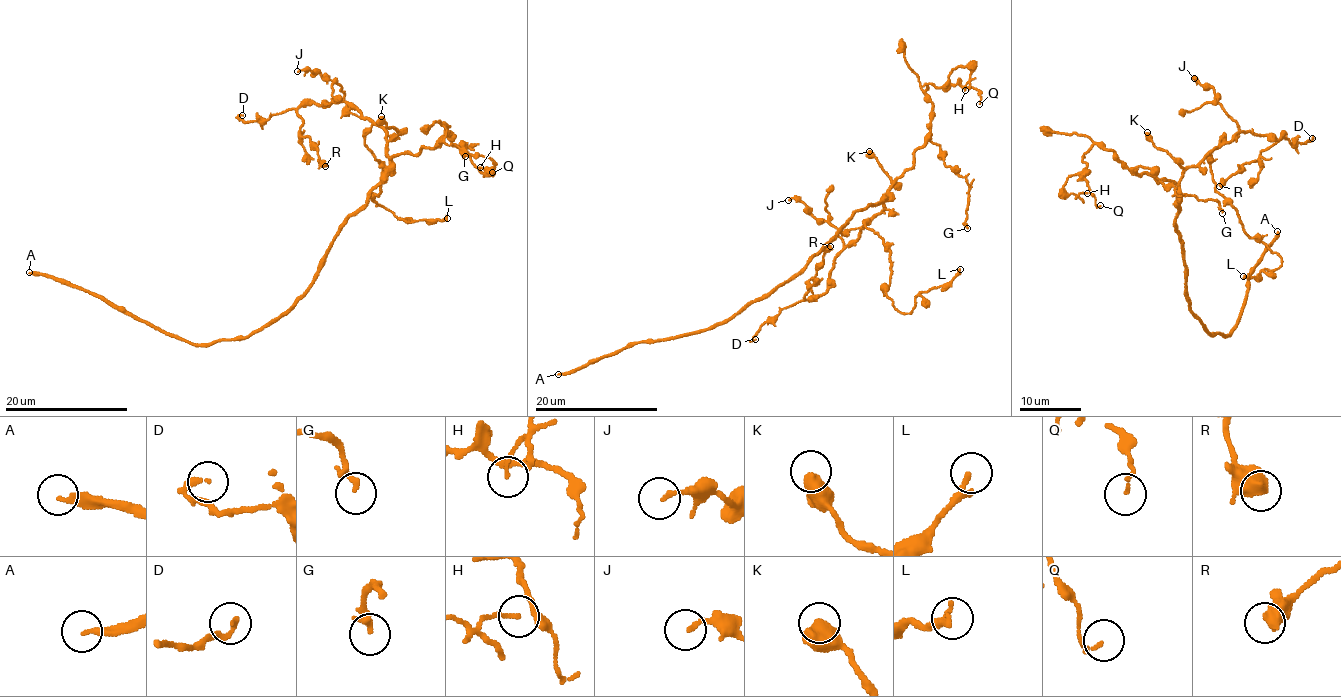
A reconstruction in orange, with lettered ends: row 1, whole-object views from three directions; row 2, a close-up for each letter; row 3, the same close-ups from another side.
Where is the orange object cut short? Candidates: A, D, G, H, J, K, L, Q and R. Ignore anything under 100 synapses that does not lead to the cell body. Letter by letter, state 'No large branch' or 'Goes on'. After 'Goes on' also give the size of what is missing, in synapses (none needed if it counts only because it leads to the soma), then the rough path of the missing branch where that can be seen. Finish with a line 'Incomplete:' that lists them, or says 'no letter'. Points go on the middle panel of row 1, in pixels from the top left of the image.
A: Goes on. Roughly 120 synapses
D: No large branch
G: No large branch
H: No large branch
J: No large branch
K: No large branch
L: No large branch
Q: No large branch
R: No large branch
Incomplete: A

